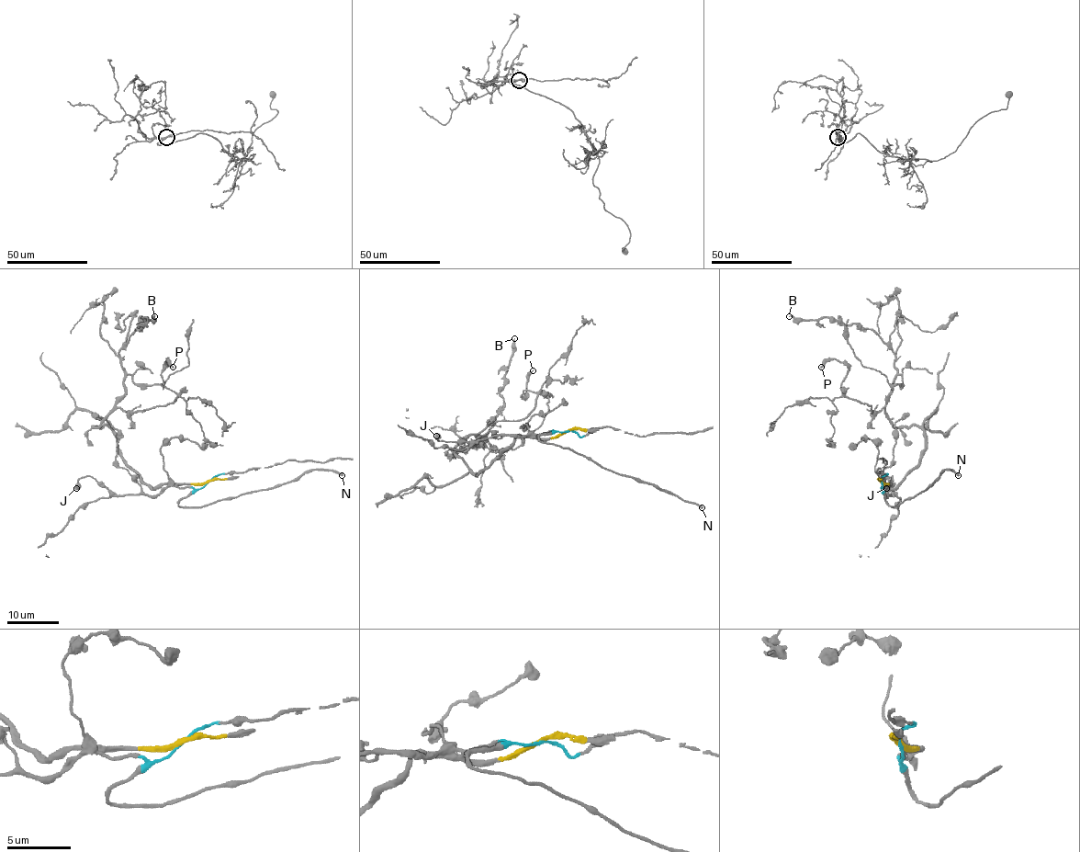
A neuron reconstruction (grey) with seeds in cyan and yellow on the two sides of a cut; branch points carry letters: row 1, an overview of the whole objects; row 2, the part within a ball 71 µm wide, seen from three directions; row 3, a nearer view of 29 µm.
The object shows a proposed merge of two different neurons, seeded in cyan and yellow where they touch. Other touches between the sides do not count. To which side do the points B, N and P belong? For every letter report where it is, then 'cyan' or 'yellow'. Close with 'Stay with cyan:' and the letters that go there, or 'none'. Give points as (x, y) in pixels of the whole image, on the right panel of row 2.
B: at (789, 316); yellow
N: at (958, 475); cyan
P: at (821, 367); yellow
Stay with cyan: N

